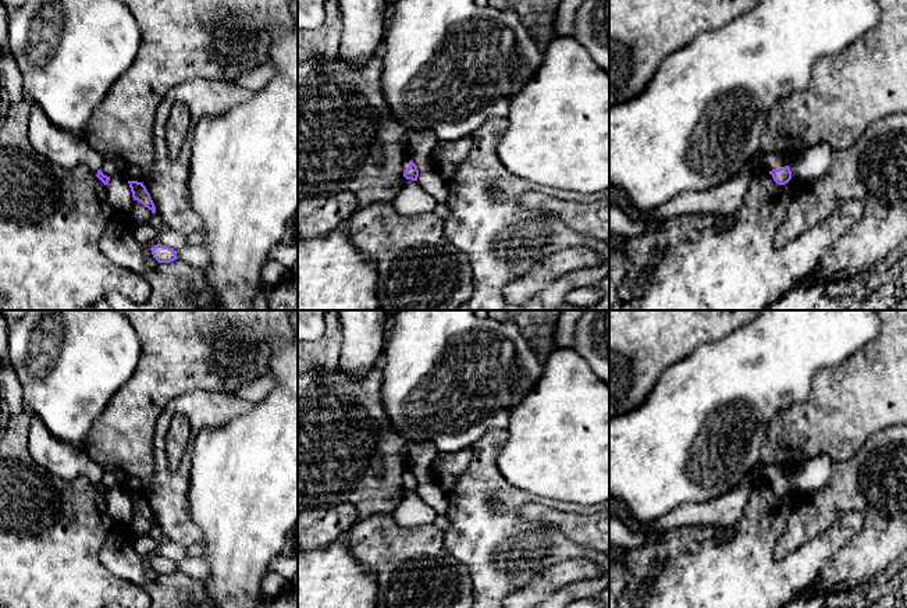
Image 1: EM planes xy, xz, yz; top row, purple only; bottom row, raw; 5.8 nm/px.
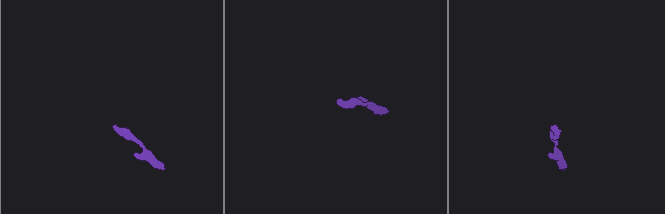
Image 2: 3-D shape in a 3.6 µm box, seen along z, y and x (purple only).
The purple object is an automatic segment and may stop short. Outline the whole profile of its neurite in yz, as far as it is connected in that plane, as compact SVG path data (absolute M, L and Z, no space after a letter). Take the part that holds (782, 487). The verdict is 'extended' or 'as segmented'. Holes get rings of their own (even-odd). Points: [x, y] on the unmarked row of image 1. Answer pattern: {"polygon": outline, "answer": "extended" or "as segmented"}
{"polygon": "M760 463L755 473L772 487L778 497L785 497L792 491L789 470L776 465Z", "answer": "extended"}

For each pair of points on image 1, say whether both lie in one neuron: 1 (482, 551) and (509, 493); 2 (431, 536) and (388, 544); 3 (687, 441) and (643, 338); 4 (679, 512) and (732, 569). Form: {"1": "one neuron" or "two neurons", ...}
{"1": "one neuron", "2": "one neuron", "3": "two neurons", "4": "two neurons"}

